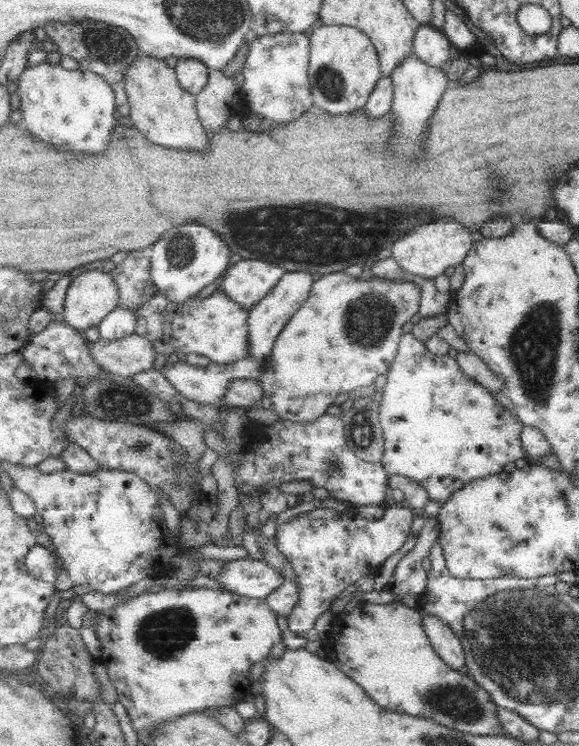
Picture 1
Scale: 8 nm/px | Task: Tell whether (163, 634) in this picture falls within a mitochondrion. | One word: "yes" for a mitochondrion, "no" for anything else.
yes

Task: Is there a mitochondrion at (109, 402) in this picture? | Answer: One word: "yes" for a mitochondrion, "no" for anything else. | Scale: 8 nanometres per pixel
yes

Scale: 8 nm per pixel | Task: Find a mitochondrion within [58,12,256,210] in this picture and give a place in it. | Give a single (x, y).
(110, 46)

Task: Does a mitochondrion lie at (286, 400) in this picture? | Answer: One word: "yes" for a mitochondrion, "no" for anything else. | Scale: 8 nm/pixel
no

